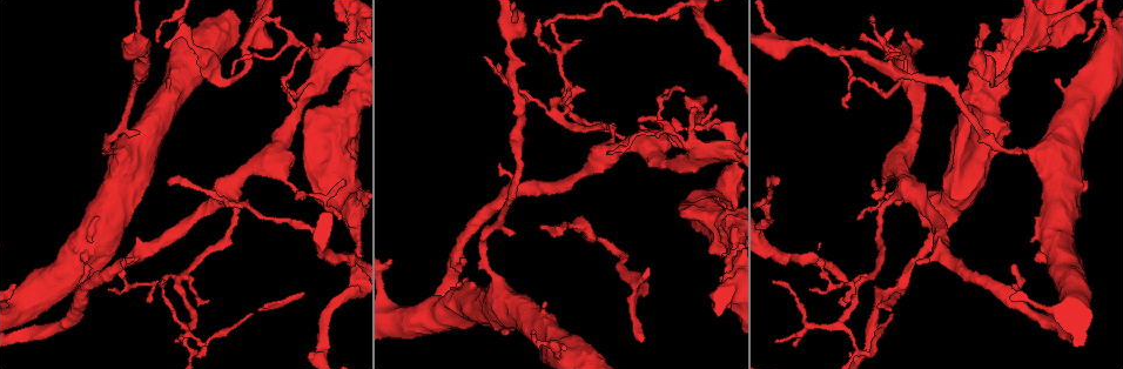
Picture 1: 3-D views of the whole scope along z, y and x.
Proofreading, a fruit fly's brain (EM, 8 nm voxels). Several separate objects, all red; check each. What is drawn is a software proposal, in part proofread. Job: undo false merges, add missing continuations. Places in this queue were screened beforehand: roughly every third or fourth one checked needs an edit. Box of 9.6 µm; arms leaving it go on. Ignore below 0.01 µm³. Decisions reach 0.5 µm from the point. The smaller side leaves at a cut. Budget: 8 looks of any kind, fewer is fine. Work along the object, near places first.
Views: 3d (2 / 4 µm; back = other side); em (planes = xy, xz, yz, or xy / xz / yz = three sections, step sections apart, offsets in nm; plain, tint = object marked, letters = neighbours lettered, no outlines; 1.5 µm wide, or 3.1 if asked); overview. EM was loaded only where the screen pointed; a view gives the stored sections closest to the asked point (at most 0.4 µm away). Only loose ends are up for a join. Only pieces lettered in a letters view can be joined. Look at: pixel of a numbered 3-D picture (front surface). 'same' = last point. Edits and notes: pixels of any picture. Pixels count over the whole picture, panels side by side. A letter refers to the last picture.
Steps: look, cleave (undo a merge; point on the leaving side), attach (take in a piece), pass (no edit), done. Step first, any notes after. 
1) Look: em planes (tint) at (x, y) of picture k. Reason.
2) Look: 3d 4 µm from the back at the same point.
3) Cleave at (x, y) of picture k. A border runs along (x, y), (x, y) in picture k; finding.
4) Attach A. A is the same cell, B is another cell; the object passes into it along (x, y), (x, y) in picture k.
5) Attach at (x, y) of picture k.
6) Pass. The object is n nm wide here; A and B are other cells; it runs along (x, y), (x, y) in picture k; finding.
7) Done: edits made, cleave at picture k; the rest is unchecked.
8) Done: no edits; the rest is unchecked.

Look: 3d 2 µm at (231, 75) of picture 1. Tapers out.

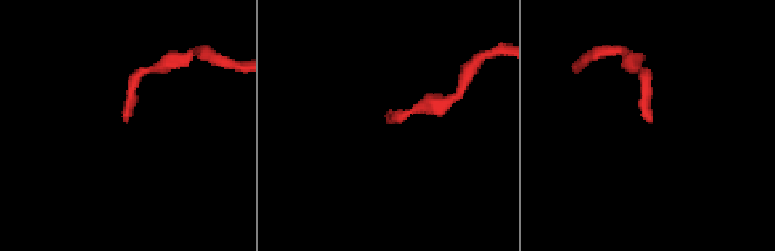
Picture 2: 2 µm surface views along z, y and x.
Look: em planes (letters) at (650, 117) of picture 2. Now the EM.

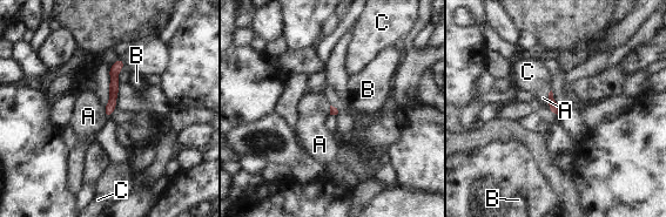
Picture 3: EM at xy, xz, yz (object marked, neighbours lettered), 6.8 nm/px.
Pass. A, B and C are other cells; a border runs along (549, 93), (547, 107) in picture 3; no lettered piece goes on from it.

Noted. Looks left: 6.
Look: em xy step 4 (tint) at (524, 96) of picture 1. Free end.

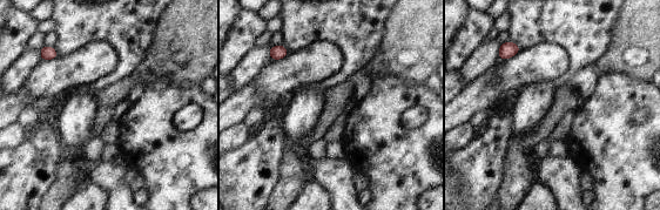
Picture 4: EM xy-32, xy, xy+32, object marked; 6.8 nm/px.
Look: em planes (tint) at the same point.

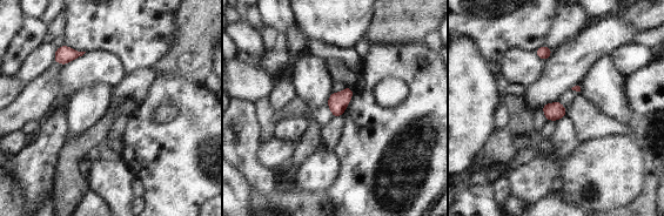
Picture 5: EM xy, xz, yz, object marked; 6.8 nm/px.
Look: em planes (letters) at the same point.

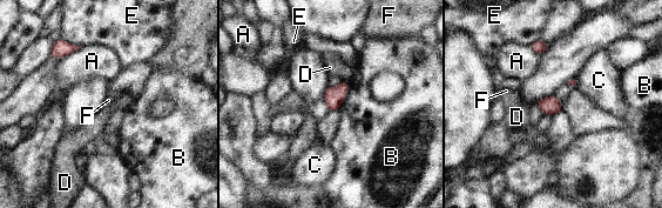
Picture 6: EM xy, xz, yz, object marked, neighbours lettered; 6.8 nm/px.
Pass. The object is 130 nm wide here; the longest contact is with B, 200 nm; A, B, C, D, E and F are other cells; no lettered piece goes on from it.

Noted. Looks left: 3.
Look: 3d 4 µm at (193, 355) of picture 1. Abrupt turn.

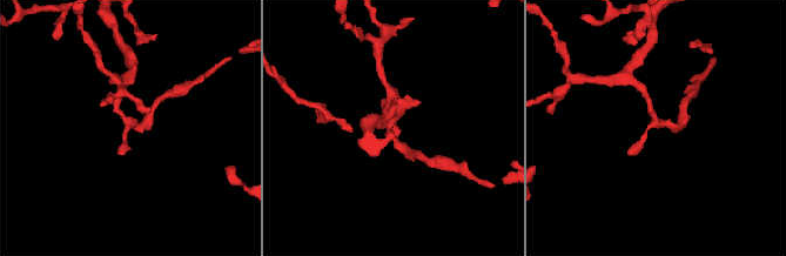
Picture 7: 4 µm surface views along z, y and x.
Look: em planes (tint) at (130, 124) of picture 7.

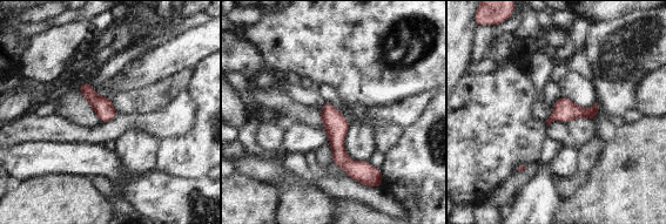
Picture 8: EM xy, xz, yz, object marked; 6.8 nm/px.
Look: em planes (letters) at the same point.

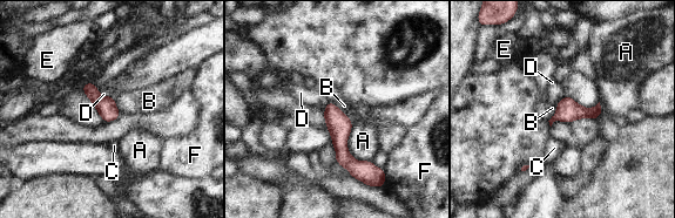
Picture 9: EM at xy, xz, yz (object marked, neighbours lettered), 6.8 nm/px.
Pass. The object is 140 nm wide here; A, B, C, D, E and F are other cells; it runs along (330, 104), (342, 154), (380, 183) in picture 9; one neuron here.

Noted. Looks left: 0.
Done: no edits; the rest is unchecked.

